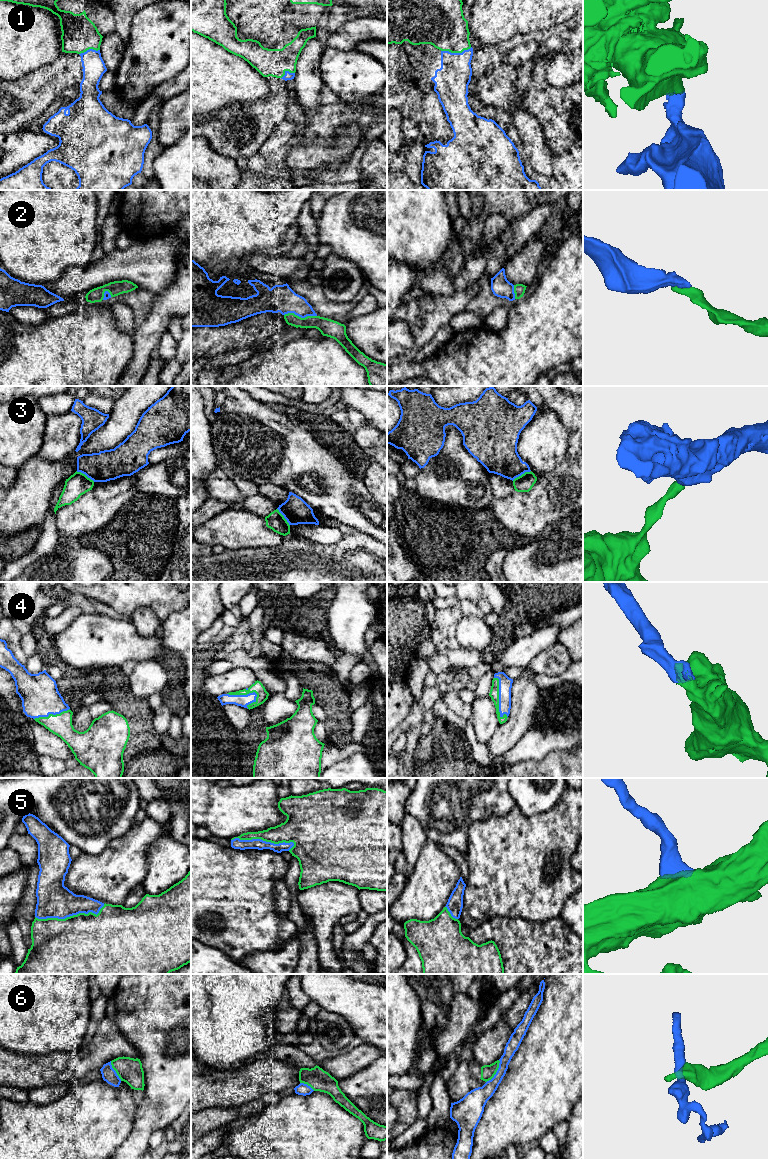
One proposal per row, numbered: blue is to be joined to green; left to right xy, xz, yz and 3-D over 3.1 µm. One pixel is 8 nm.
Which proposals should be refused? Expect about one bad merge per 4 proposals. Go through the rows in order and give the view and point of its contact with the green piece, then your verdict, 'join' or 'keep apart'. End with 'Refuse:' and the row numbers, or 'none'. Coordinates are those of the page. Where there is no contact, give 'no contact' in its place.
1: yz (456, 52) | join
2: xz (300, 317) | join
3: yz (522, 474) | keep apart
4: yz (498, 699) | join
5: xy (70, 916) | join
6: yz (496, 1071) | keep apart
Refuse: 3, 6

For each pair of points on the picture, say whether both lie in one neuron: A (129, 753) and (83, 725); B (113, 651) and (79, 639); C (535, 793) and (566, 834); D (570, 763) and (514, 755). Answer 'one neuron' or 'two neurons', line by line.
A: two neurons
B: one neuron
C: two neurons
D: two neurons

